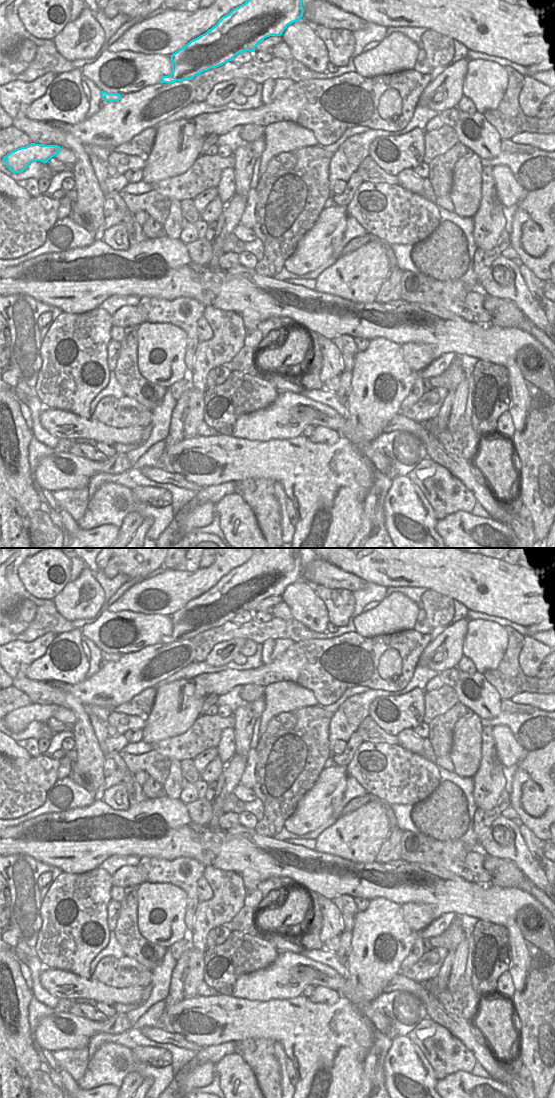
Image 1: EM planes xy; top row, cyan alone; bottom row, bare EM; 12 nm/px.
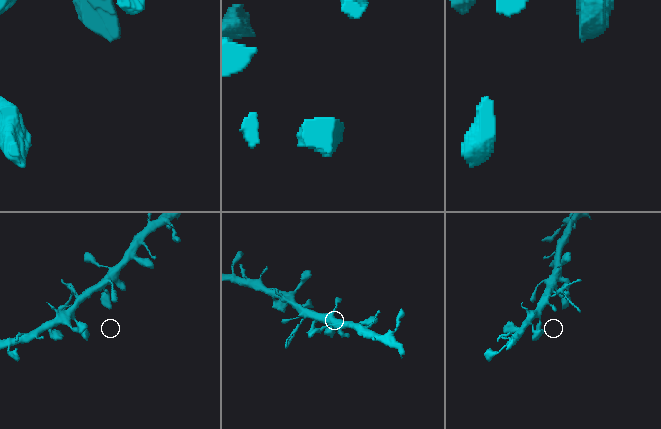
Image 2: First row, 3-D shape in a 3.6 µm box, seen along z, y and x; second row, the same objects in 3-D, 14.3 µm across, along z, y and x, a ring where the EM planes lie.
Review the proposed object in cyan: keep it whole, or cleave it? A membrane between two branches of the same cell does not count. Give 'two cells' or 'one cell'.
two cells

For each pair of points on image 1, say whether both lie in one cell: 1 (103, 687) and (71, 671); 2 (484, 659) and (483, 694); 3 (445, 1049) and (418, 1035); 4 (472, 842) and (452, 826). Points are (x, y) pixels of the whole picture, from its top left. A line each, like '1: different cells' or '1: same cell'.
1: different cells
2: different cells
3: same cell
4: different cells

